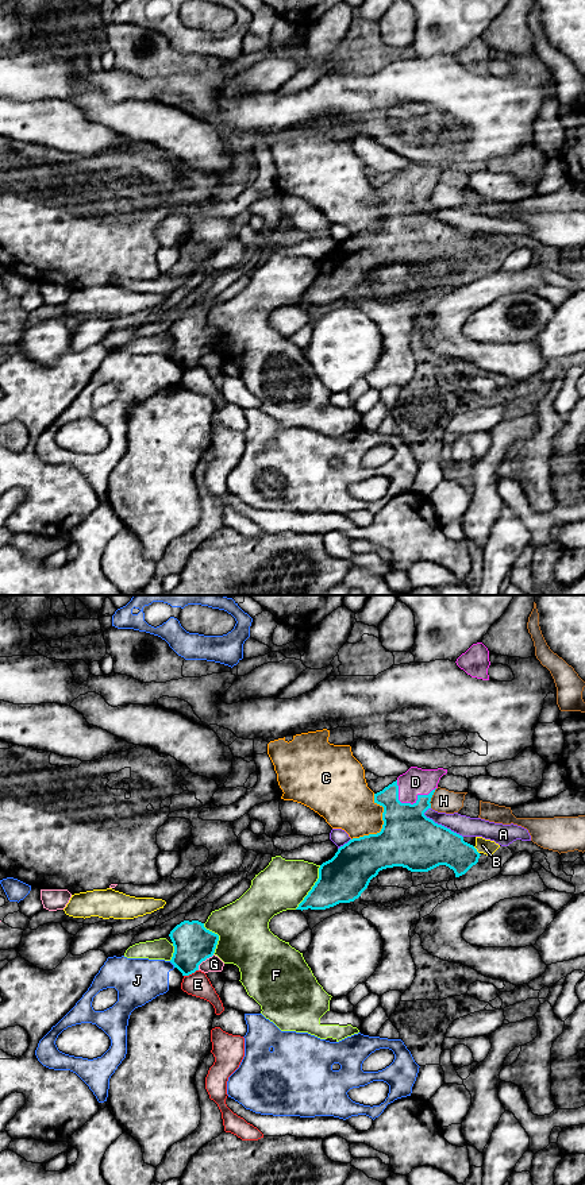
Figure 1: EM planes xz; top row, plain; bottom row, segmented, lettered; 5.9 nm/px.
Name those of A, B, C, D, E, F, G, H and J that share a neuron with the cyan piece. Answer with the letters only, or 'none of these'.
D

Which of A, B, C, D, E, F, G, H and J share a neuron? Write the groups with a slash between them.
A / B E / C / D / F / G / H / J

